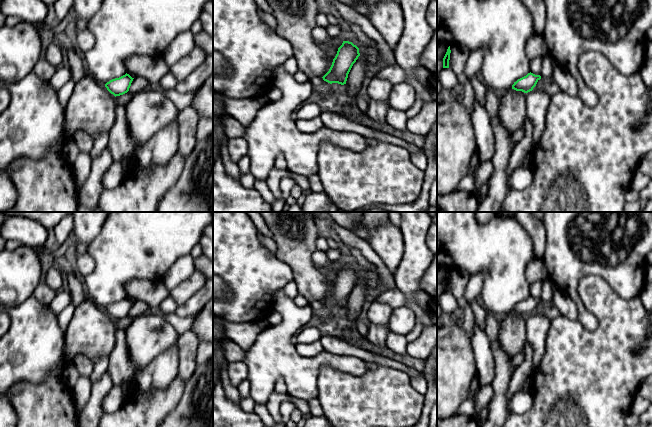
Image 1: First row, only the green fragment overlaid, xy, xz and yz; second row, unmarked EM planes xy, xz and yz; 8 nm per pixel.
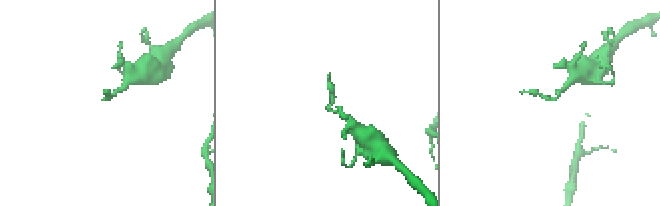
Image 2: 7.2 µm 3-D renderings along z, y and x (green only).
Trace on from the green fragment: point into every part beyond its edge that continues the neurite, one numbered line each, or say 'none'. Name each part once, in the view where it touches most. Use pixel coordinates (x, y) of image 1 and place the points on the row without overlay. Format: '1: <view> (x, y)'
none

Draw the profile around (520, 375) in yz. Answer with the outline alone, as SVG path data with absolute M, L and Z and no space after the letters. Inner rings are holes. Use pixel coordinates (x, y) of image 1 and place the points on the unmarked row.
M527 341L522 350L524 353L523 363L515 370L508 388L508 415L511 413L509 410L509 402L513 395L522 390L528 375L531 372L532 360L533 360L533 347Z

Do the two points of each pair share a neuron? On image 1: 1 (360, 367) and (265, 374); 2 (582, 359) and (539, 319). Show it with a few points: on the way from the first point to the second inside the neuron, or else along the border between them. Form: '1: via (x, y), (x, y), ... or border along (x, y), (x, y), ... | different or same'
1: via (336, 360), (319, 360), (310, 366), (289, 366) | same
2: border along (550, 320), (544, 350) | different

